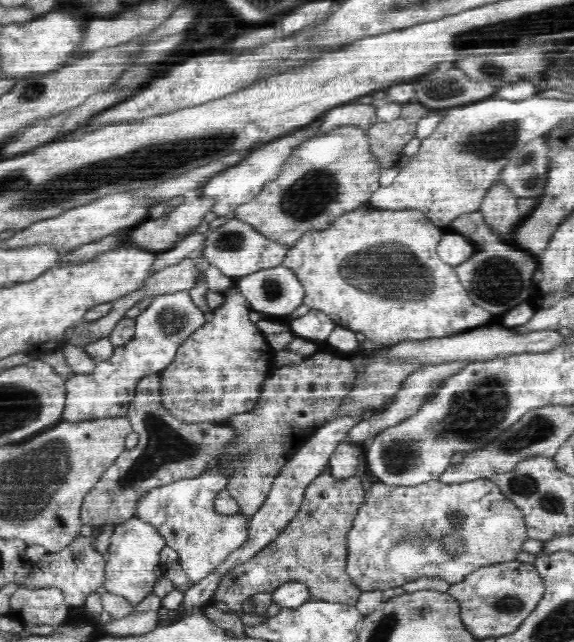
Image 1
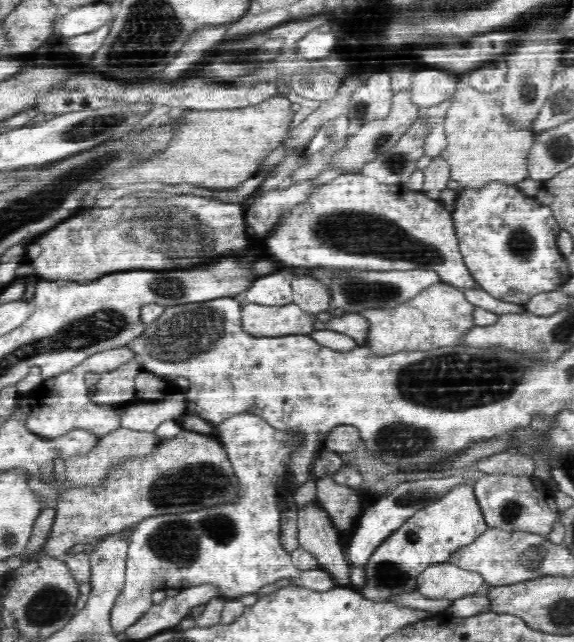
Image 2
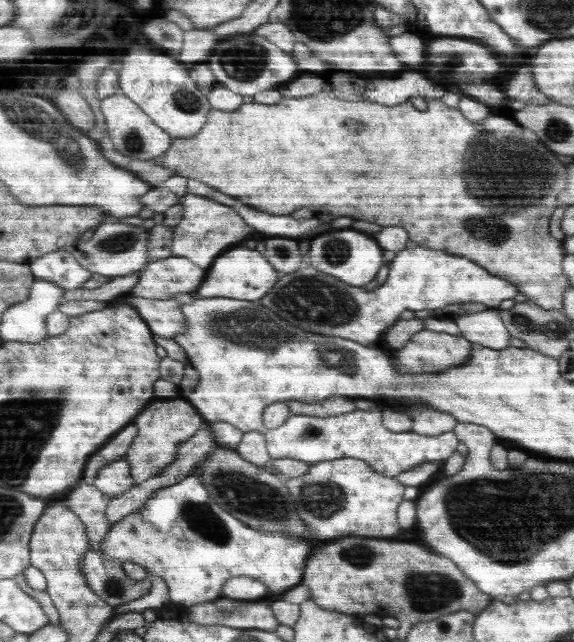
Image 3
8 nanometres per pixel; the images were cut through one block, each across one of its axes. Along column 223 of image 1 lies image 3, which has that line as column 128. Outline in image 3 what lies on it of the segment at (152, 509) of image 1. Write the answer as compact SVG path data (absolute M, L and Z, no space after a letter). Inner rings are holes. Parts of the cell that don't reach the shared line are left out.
M120 458L100 469L93 484L112 499L136 485L130 473L130 464L125 458ZM198 467L184 480L157 490L140 510L115 522L102 541L102 558L106 558L106 562L112 560L116 566L134 562L146 570L148 577L160 576L168 586L170 601L183 604L184 608L216 601L222 597L224 584L232 577L250 576L264 582L271 592L286 592L300 584L302 572L305 572L306 558L312 554L314 544L302 540L302 537L284 533L263 533L240 522L234 515L228 514L211 501L209 491L199 479Z

